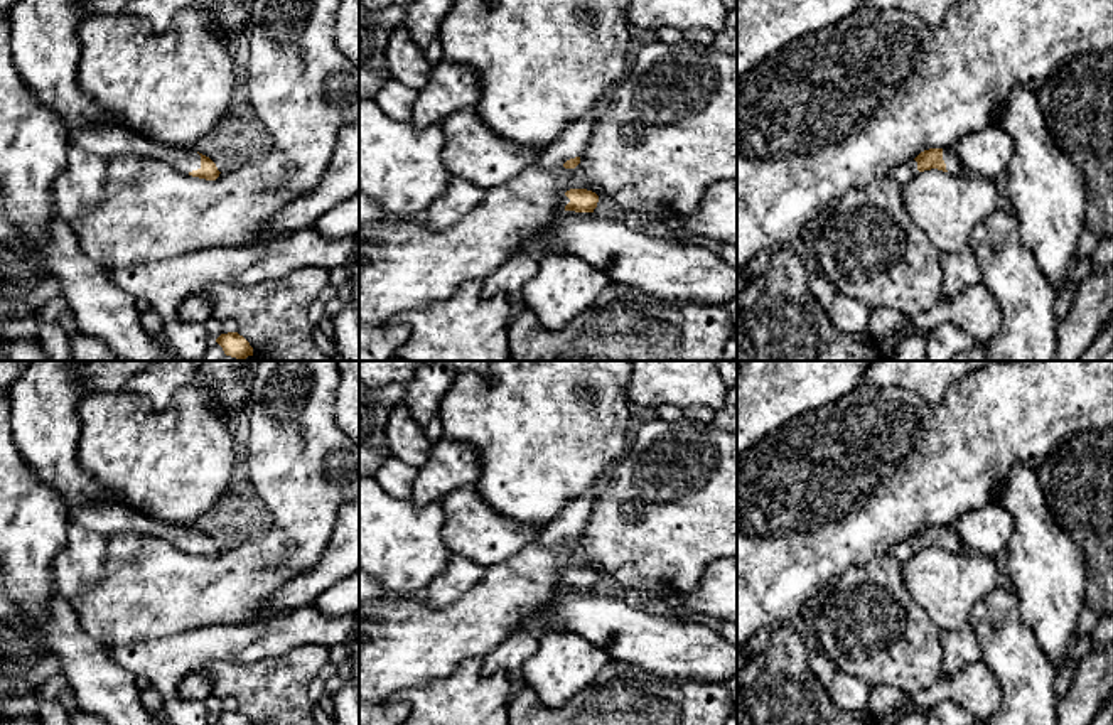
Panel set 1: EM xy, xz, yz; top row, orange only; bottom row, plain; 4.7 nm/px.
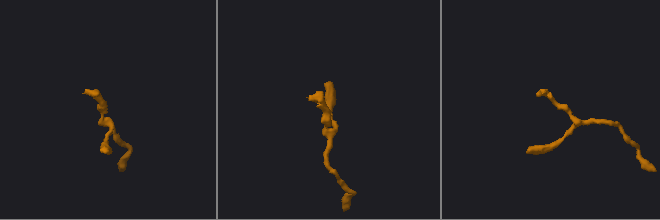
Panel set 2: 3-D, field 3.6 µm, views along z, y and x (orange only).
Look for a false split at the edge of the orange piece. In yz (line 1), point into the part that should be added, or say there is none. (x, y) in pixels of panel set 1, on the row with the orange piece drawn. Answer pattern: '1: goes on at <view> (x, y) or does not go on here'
1: goes on at yz (903, 174)

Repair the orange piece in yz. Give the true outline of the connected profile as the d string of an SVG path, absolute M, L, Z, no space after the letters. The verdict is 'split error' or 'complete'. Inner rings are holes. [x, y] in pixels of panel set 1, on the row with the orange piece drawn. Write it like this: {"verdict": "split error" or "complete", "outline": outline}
{"verdict": "split error", "outline": "M929 148L921 152L914 160L909 160L892 169L885 177L907 184L919 172L938 169L958 175L961 172L960 157L954 148Z"}

